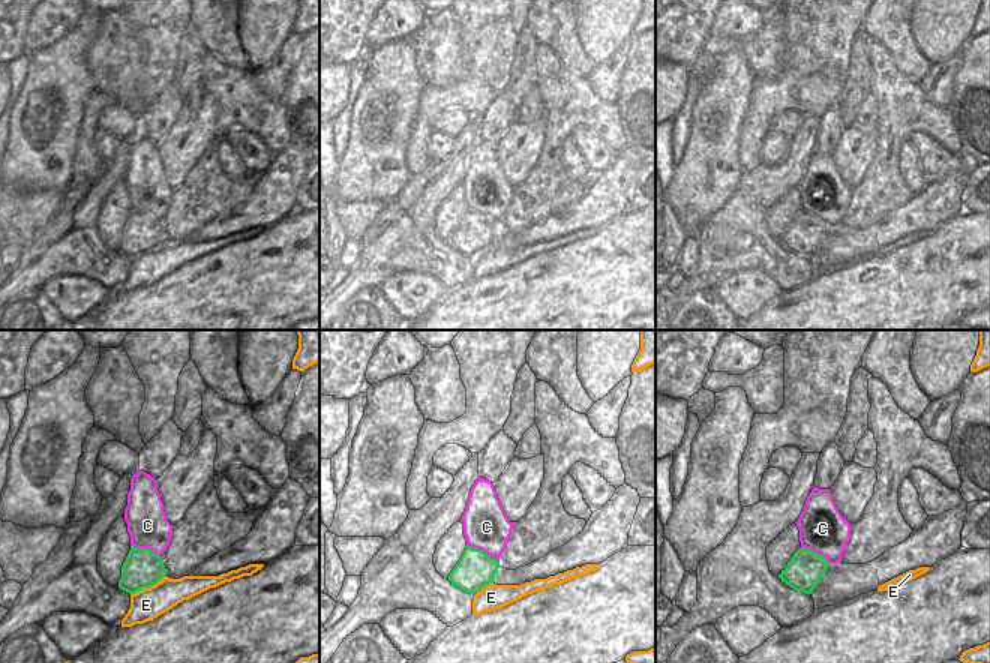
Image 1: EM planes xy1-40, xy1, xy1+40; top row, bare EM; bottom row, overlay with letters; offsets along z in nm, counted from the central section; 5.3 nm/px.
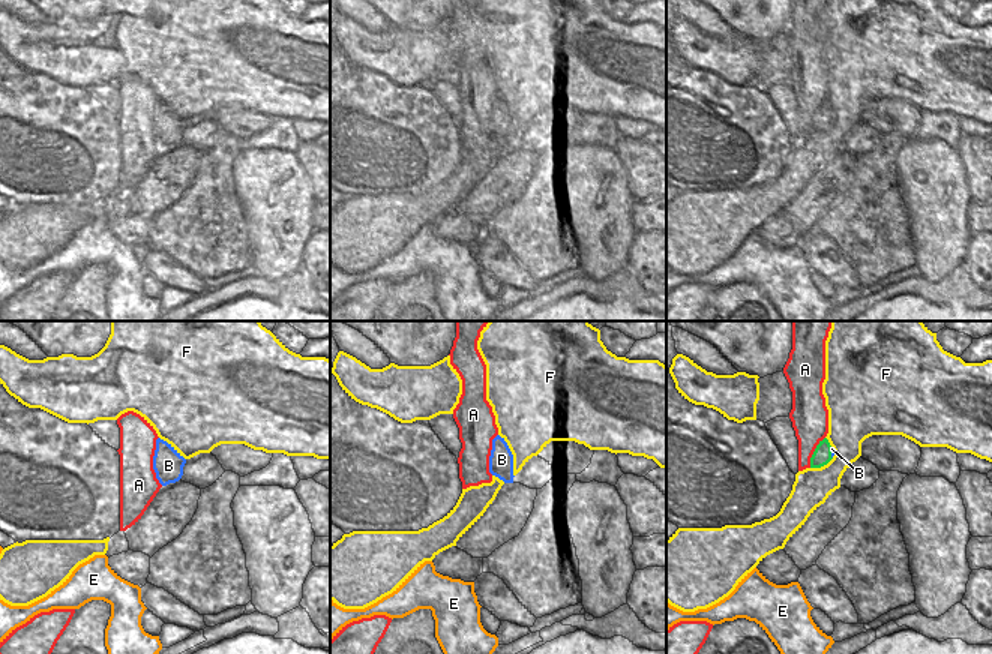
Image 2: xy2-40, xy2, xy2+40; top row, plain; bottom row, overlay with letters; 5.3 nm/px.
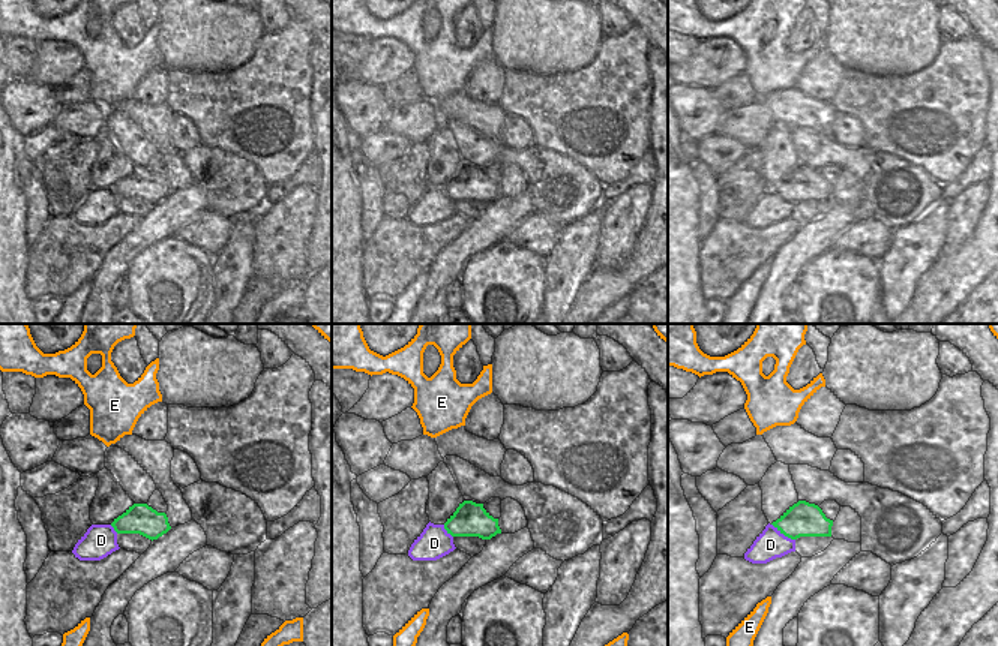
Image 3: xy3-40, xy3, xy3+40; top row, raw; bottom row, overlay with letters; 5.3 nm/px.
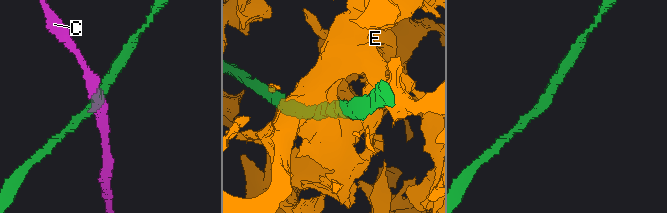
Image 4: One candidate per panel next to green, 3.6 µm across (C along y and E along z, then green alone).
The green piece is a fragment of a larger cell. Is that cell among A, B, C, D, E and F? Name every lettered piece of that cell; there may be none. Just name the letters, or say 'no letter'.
B

